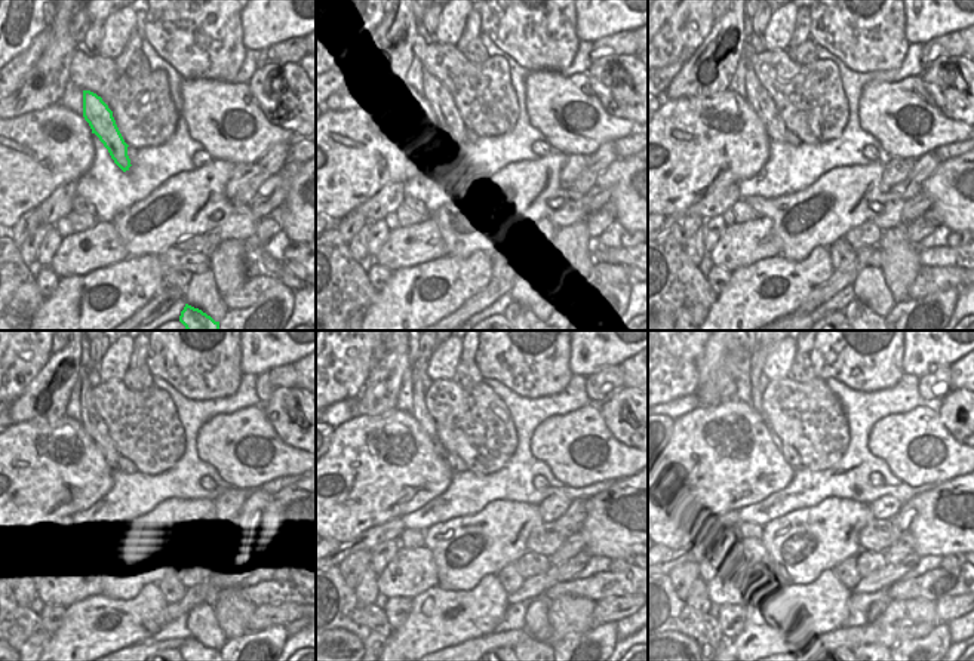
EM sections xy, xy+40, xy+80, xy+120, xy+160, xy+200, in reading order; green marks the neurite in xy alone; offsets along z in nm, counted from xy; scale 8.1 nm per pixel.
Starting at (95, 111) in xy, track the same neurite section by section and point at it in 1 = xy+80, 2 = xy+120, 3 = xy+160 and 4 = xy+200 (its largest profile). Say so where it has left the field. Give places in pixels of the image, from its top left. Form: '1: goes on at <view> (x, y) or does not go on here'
1: goes on at xy+80 (759, 100)
2: goes on at xy+120 (92, 423)
3: goes on at xy+160 (420, 411)
4: goes on at xy+200 (756, 360)

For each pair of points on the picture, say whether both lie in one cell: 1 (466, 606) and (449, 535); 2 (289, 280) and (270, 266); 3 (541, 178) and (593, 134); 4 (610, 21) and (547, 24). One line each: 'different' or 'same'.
1: different
2: same
3: different
4: different

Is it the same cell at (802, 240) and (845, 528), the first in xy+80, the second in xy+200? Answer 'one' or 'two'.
one

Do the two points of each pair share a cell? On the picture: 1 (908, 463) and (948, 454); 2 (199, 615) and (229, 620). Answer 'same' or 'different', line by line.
1: same
2: different

